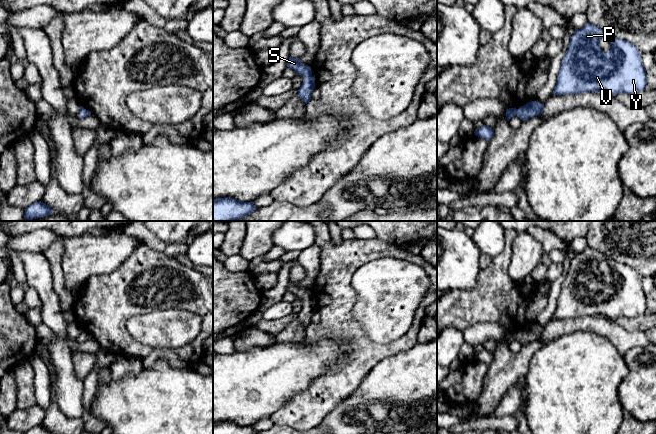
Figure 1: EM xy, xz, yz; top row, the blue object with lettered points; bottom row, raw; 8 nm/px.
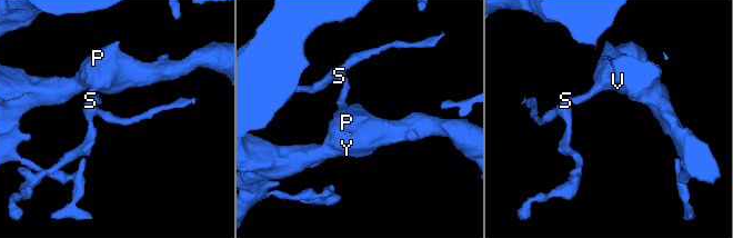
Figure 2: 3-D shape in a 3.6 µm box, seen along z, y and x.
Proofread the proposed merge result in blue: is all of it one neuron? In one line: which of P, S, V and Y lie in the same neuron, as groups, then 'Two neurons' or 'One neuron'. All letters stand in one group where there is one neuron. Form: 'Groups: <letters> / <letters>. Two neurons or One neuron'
Groups: P S V Y. One neuron

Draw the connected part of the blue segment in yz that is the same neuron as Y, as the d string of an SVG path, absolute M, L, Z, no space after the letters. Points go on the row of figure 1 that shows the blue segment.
M587 23L570 37L554 95L599 92L609 96L633 94L647 87L647 74L638 48L627 40L609 36L611 49L604 52L599 41L606 34Z

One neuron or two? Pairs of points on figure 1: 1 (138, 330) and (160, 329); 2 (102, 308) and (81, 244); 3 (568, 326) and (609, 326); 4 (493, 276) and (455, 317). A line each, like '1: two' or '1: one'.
1: one
2: two
3: one
4: one

